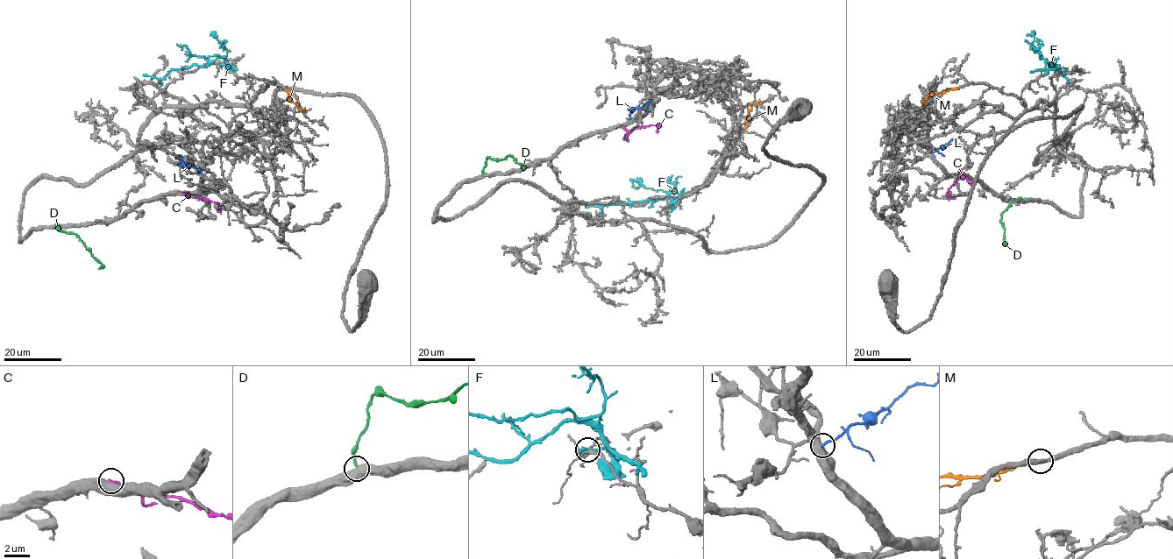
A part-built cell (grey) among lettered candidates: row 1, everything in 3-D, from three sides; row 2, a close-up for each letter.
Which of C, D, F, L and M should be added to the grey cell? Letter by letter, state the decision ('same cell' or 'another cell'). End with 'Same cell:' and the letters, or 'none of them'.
C: another cell
D: another cell
F: another cell
L: another cell
M: another cell
Same cell: none of them

